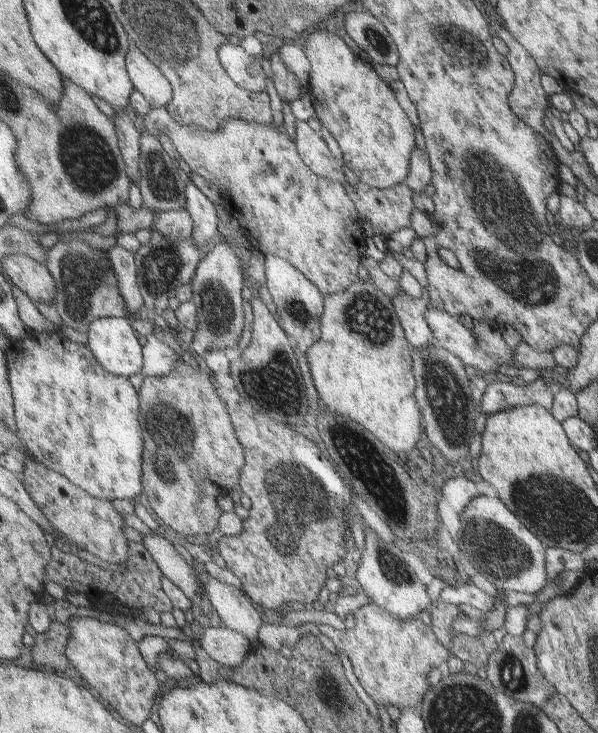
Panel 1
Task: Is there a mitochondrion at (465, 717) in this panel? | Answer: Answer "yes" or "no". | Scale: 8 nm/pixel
yes

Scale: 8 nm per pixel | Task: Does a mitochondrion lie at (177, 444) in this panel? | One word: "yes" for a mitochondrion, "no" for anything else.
yes

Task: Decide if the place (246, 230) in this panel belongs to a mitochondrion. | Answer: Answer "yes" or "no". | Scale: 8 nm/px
no

